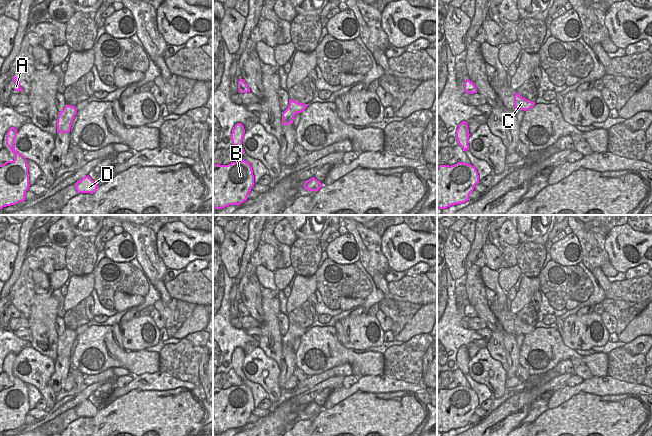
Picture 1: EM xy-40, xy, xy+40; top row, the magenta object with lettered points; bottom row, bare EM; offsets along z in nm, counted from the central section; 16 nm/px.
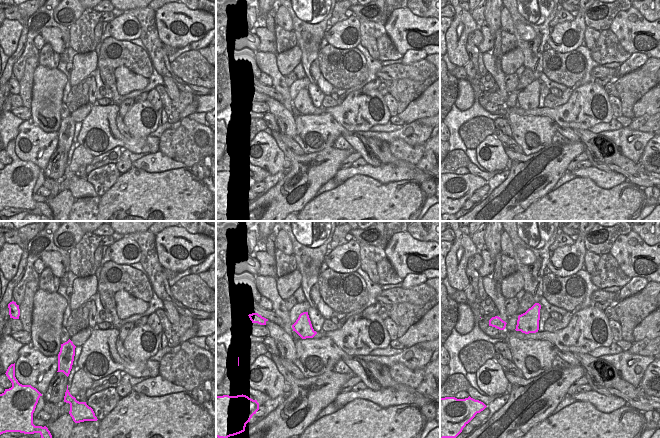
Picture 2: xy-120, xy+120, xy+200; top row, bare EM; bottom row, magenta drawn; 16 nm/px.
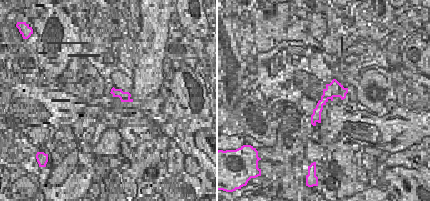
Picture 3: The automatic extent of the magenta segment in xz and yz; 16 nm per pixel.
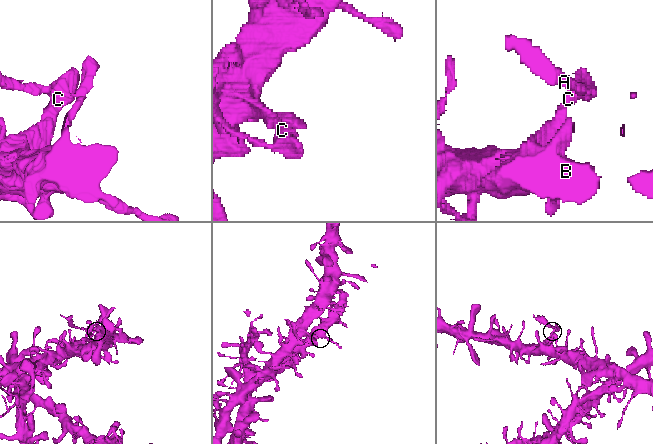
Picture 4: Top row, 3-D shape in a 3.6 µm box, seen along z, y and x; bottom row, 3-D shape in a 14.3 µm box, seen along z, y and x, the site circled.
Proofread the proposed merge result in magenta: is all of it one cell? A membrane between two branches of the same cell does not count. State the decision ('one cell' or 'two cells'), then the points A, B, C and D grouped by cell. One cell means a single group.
one cell | A B C D

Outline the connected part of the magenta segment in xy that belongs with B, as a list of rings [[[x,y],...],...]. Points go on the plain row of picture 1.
[[[244,383],[228,389],[213,389],[213,431],[240,429],[254,410],[253,394]]]

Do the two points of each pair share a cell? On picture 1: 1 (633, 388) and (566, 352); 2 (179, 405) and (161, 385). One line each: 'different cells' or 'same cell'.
1: different cells
2: different cells

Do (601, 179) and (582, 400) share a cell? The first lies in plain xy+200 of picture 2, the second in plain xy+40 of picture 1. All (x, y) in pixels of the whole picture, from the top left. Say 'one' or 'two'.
two

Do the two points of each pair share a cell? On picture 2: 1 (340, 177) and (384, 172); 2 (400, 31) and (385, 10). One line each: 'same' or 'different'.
1: same
2: different

